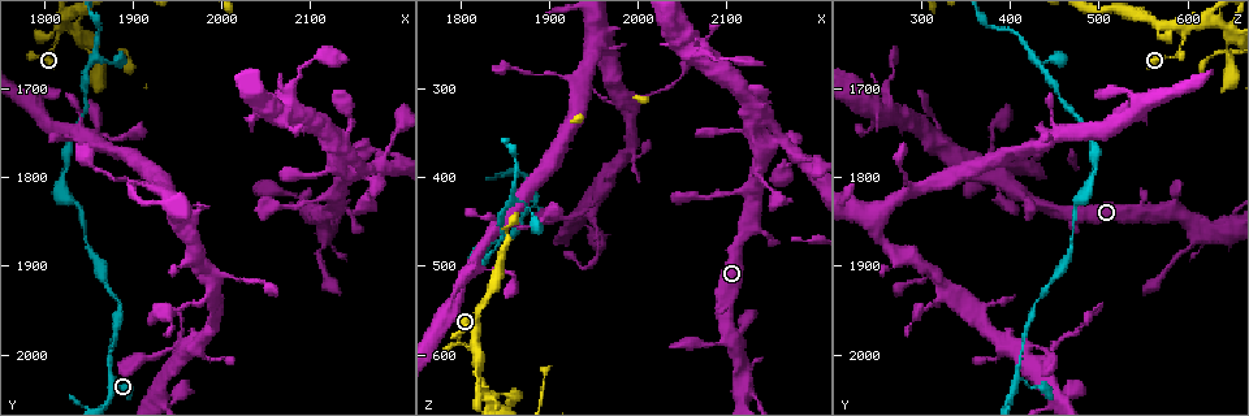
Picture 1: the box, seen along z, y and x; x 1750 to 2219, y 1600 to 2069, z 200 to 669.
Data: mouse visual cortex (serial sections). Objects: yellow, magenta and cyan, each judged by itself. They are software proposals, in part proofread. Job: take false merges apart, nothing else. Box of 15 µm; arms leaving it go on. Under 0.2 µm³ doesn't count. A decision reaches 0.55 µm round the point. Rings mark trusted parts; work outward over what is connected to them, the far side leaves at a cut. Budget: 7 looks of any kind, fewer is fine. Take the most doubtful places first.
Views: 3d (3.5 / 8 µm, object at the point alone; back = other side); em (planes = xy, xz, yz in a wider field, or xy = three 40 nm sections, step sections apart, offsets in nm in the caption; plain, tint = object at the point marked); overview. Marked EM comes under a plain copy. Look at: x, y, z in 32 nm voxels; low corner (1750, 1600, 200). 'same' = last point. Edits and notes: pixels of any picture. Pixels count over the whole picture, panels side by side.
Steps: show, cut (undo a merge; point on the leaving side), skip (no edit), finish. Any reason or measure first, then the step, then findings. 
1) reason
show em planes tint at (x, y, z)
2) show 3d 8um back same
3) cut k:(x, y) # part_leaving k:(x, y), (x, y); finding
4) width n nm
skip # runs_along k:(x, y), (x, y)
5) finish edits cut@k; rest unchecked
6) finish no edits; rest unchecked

abrupt turn
show 3d 3.5um at (1830, 1635, 650)

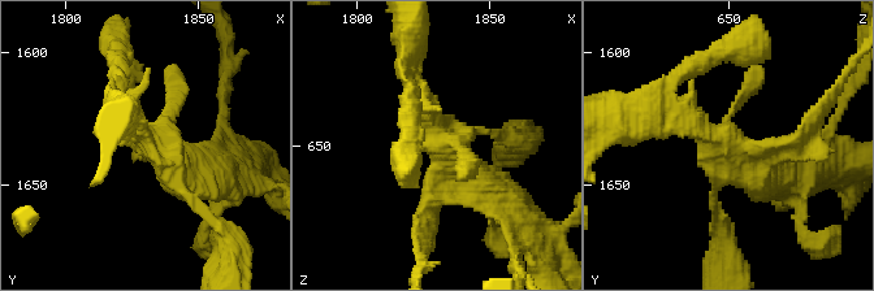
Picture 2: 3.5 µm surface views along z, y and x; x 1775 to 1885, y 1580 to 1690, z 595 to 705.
show em xy step 2 tint at (1834, 1636, 647)

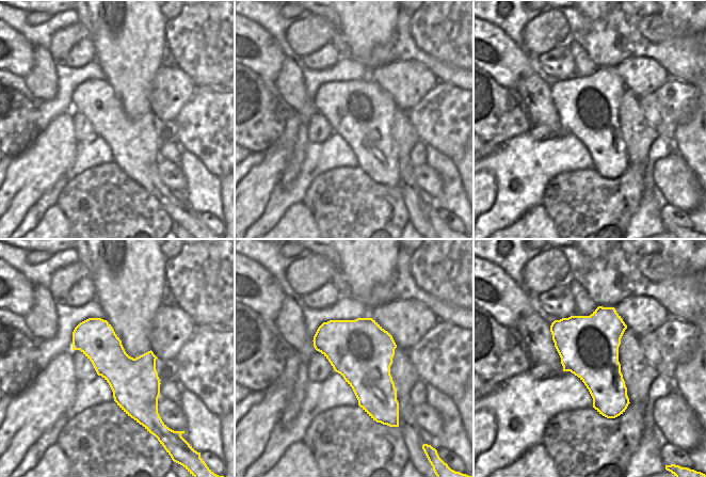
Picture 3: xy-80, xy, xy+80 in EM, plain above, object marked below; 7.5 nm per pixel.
skip # continuous, no second cell

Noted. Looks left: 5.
branch point
show 3d 3.5um at (1880, 2030, 410)

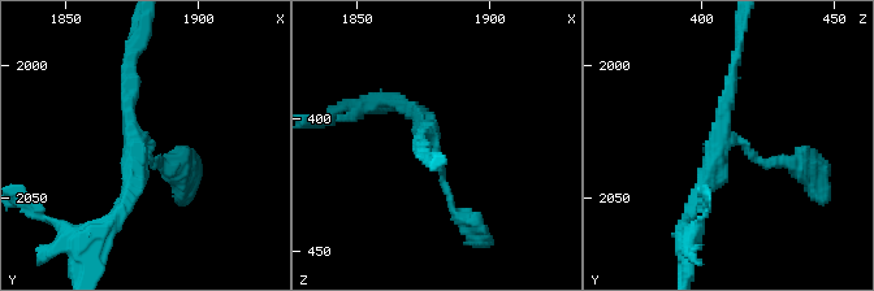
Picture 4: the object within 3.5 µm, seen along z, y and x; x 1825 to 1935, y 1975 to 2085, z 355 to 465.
show em xy step 1 tint at (1877, 2027, 409)

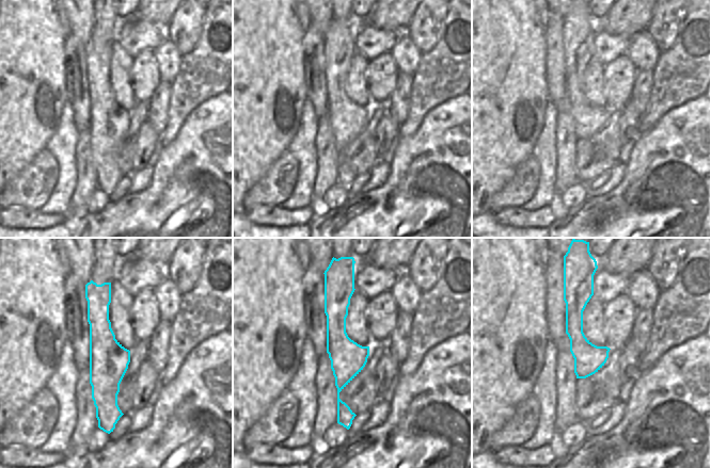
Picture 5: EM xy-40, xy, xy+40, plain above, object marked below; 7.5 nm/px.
width 260 nm
skip # runs_along 4:(792, 164), (762, 164), (723, 133), (736, 52); all the same cell

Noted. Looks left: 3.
abrupt turn
show 3d 3.5um at (2180, 1785, 375)

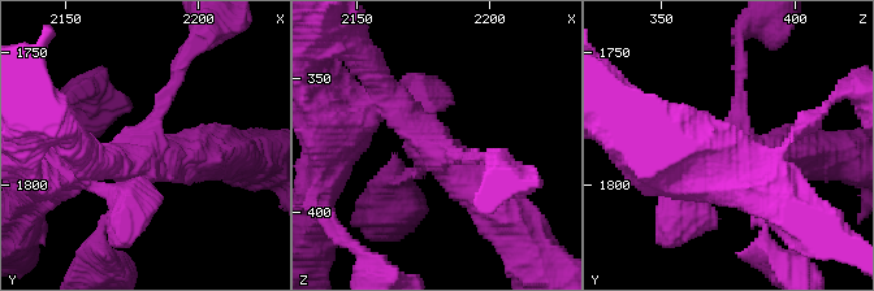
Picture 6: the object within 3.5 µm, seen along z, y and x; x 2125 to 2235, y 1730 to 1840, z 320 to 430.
arms 4; arm_widths 100, 150, 350, 500 nm; need the tissue
show em planes tint at (2179, 1786, 378)

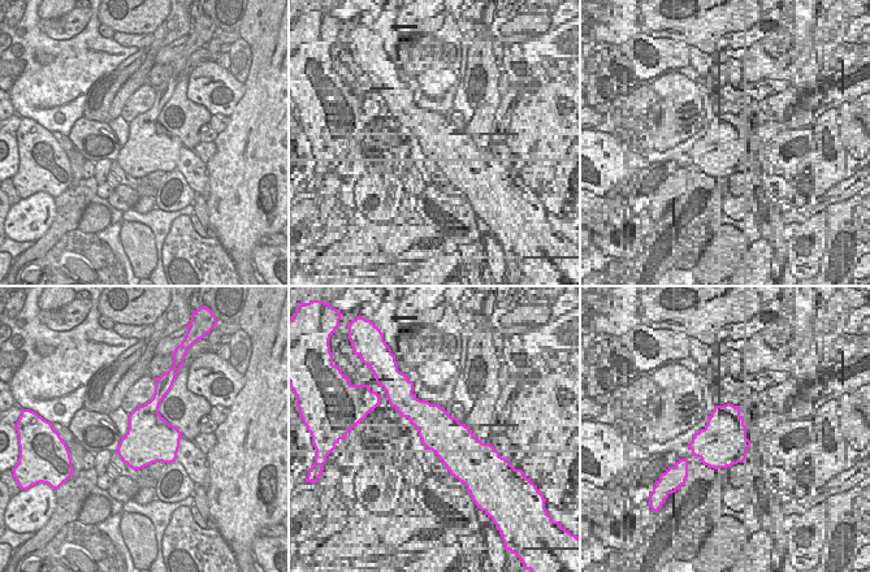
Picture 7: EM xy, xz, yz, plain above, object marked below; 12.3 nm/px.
skip # runs_along 6:(372, 107), (392, 107), (503, 209); all the same cell

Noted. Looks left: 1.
finish no edits; rest unchecked

